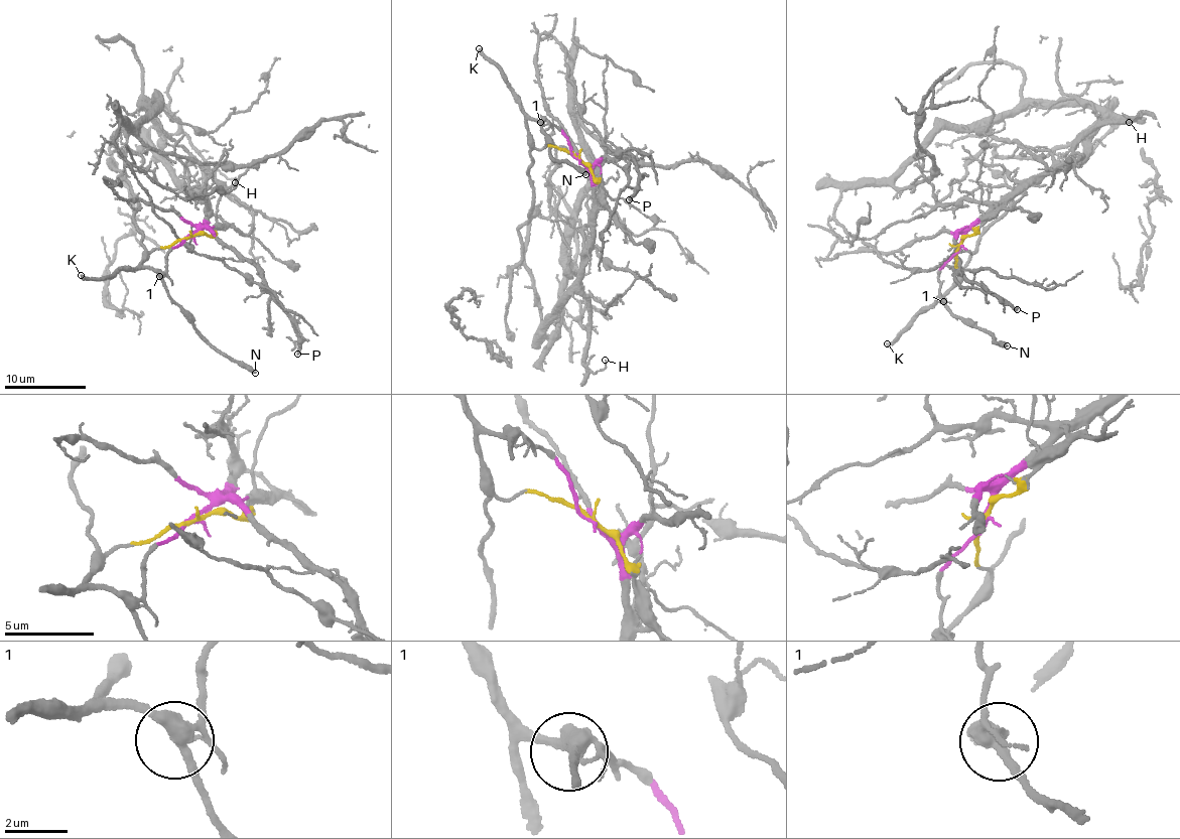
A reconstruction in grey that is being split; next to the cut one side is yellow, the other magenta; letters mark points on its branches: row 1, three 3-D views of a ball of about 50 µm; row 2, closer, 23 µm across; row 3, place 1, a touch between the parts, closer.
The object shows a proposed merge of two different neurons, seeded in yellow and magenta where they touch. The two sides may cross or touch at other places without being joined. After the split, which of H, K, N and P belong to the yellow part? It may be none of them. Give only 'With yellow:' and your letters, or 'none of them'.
With yellow: K, N

